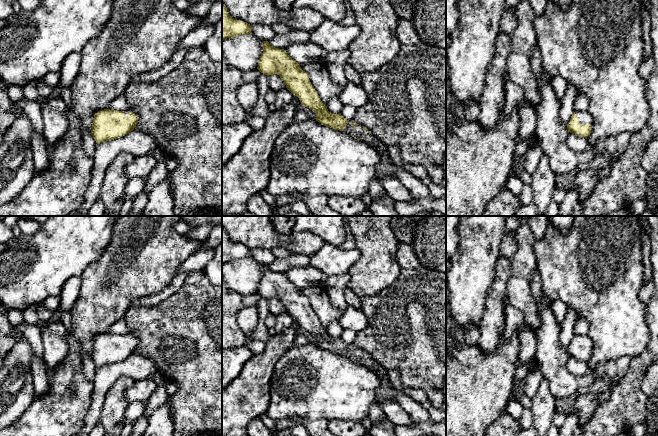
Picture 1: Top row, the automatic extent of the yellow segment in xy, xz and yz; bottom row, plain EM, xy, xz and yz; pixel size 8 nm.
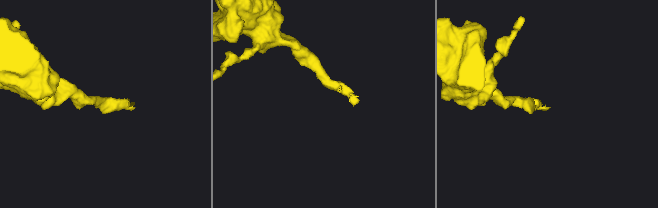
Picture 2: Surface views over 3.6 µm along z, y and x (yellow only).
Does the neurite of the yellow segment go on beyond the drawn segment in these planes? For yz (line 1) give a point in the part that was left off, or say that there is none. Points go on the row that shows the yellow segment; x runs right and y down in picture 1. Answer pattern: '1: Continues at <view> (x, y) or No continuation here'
1: Continues at yz (584, 118)

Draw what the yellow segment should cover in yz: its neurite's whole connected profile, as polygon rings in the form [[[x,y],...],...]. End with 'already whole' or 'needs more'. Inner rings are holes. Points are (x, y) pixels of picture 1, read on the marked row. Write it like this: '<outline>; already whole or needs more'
[[[575,111],[567,124],[568,132],[587,138],[593,128],[593,119],[588,111]]]; needs more

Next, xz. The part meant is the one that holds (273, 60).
[[[268,41],[262,42],[261,54],[257,69],[269,76],[277,74],[284,81],[286,88],[296,97],[301,104],[316,113],[316,120],[324,126],[343,131],[355,139],[367,143],[380,154],[377,164],[378,181],[386,194],[395,202],[410,202],[414,198],[410,191],[396,177],[393,167],[389,164],[385,154],[375,144],[372,133],[364,126],[353,120],[347,120],[341,113],[334,114],[328,111],[319,95],[309,80],[308,74],[292,59],[284,49],[271,46]]]; needs more

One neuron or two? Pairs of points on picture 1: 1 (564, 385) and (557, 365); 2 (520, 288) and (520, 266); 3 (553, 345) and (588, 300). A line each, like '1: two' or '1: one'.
1: one
2: one
3: two

